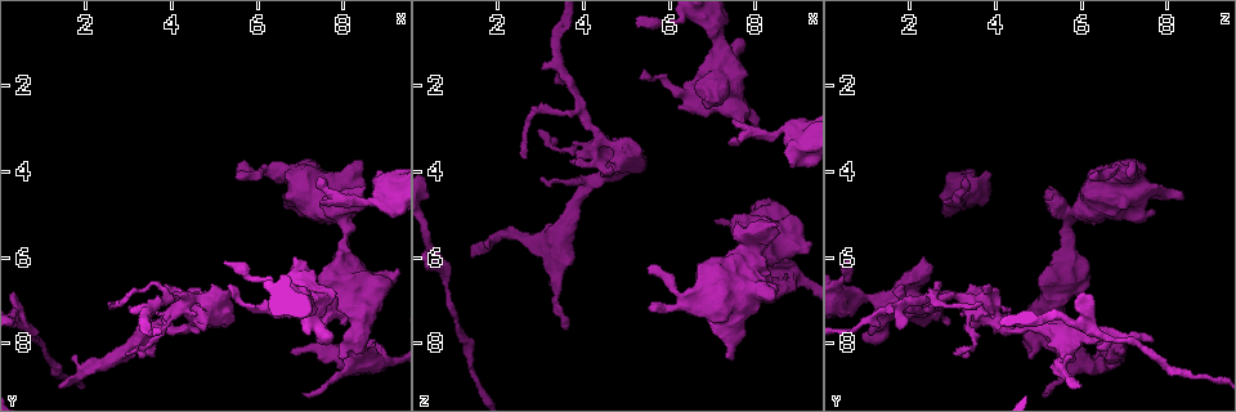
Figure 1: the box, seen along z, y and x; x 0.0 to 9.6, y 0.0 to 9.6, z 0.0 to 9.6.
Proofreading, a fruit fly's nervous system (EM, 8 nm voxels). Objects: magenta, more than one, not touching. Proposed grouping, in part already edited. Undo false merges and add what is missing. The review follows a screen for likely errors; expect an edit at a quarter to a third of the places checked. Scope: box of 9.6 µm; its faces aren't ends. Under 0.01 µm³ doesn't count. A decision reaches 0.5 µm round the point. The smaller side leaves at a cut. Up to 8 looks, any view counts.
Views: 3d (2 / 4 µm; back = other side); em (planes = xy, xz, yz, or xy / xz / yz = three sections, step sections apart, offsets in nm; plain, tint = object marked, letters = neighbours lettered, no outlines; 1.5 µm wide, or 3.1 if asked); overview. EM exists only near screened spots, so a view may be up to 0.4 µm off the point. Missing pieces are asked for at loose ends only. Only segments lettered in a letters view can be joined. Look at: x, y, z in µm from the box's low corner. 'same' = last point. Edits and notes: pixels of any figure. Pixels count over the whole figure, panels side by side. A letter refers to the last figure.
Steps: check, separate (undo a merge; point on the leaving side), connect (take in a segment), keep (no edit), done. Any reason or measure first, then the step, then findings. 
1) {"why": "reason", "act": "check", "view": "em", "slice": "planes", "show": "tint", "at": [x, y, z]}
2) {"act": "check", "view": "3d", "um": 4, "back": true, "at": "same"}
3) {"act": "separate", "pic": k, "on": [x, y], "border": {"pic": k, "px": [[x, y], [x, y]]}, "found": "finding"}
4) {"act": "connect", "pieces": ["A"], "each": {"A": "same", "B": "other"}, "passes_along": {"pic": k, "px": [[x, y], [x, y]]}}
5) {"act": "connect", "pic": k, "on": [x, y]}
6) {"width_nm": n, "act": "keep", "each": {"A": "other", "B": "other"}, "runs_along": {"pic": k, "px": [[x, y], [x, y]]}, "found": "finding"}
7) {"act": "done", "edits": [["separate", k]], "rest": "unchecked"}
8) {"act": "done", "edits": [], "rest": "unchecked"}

{"why": "sharp bend", "act": "check", "view": "em", "slice": "planes", "show": "tint", "at": [4.10, 7.70, 4.25]}

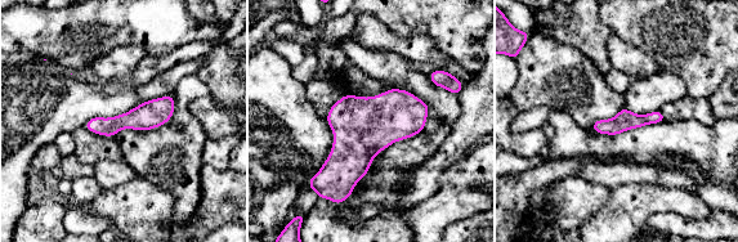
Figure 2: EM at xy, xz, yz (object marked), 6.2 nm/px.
{"act": "check", "view": "em", "slice": "planes", "show": "letters", "at": "same"}

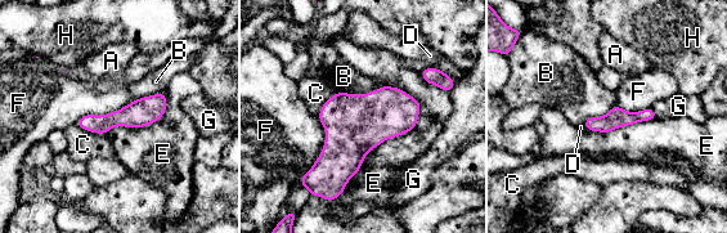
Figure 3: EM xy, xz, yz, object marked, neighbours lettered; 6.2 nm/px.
{"act": "keep", "each": {"A": "other", "B": "other", "C": "other", "D": "other", "E": "other", "F": "other", "G": "other", "H": "other"}, "runs_along": {"pic": 3, "px": [[162, 95], [137, 115], [81, 122]]}, "found": "continuous, no second neuron"}

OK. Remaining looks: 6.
{"why": "sudden change in width", "act": "check", "view": "3d", "um": 4, "at": [3.30, 7.85, 6.30]}

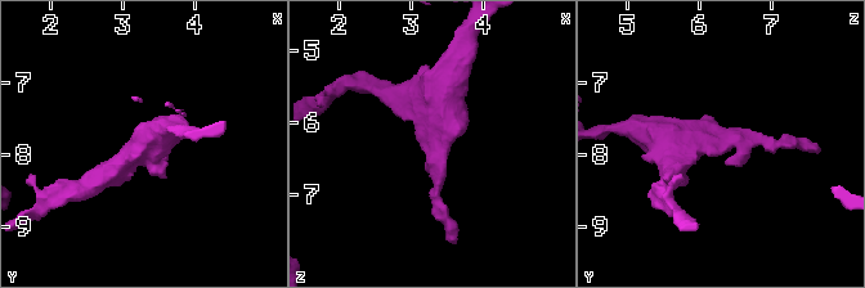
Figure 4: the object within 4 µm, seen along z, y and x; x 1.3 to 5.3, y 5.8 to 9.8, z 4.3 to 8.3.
{"act": "check", "view": "em", "slice": "planes", "show": "tint", "at": [3.30, 7.85, 6.30]}

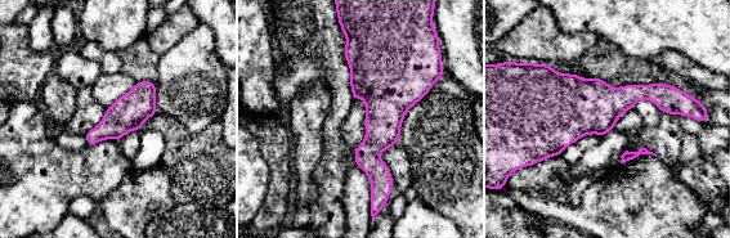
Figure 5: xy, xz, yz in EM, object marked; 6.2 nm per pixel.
{"why": "see the neighbours", "act": "check", "view": "em", "slice": "planes", "show": "letters", "at": "same"}

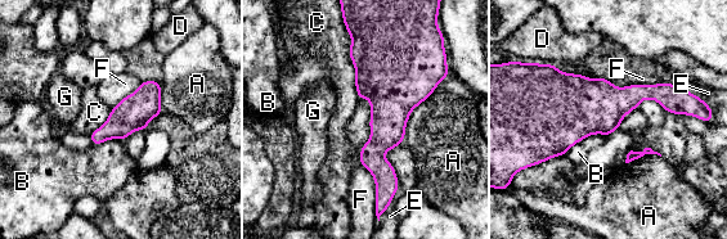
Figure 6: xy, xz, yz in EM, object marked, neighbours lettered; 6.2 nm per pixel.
{"width_nm": 150, "act": "keep", "each": {"A": "other", "B": "other", "C": "other", "D": "other", "E": "other", "F": "other", "G": "other"}, "border": {"pic": 6, "px": [[350, 34], [349, 57], [359, 98]]}, "found": "one neuron here"}

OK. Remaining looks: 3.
{"why": "an open end", "act": "check", "view": "em", "slice": "planes", "show": "letters", "at": [1.40, 9.05, 6.05]}

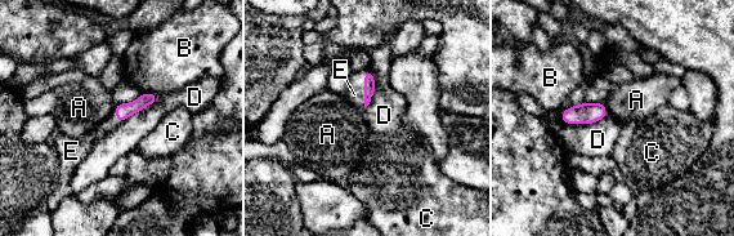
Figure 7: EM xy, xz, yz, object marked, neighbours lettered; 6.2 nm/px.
{"act": "connect", "pieces": ["E"], "each": {"A": "other", "B": "other", "C": "other", "D": "other", "E": "same"}, "found": "the neuron continues"}

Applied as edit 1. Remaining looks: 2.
{"act": "done", "edits": [["connect", 7]], "rest": "unchecked"}

